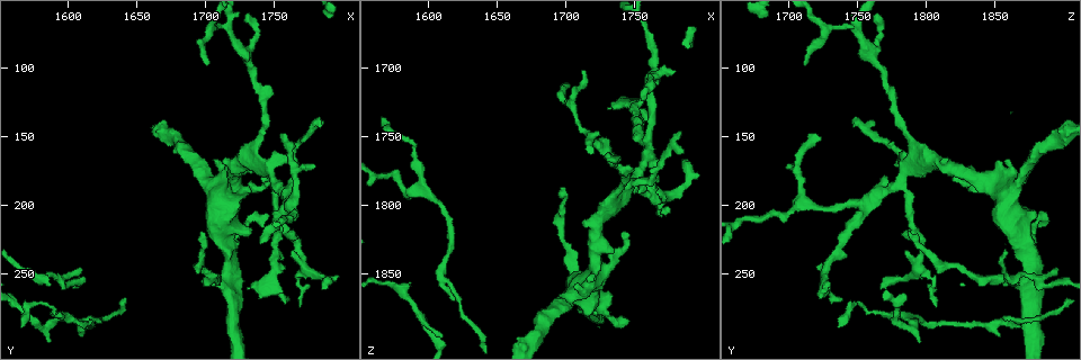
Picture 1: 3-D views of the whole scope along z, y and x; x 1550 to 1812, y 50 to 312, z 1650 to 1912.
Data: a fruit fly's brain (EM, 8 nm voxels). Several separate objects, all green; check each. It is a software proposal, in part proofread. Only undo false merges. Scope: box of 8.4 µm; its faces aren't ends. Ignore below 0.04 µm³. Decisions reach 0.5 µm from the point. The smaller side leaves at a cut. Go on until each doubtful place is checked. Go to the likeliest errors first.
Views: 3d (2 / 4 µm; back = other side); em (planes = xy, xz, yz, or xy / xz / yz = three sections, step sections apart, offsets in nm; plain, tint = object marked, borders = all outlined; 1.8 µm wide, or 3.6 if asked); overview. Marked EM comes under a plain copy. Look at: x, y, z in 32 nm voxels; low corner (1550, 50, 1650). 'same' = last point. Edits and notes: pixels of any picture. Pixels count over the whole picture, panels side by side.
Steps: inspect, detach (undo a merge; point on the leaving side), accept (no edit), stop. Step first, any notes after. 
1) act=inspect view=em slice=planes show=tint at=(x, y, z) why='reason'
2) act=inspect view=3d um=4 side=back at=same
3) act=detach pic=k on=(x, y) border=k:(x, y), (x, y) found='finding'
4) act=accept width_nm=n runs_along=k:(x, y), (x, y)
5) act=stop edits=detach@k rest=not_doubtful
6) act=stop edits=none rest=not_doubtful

act=inspect view=3d um=2 at=(1748, 184, 1778) why='four-way junction'

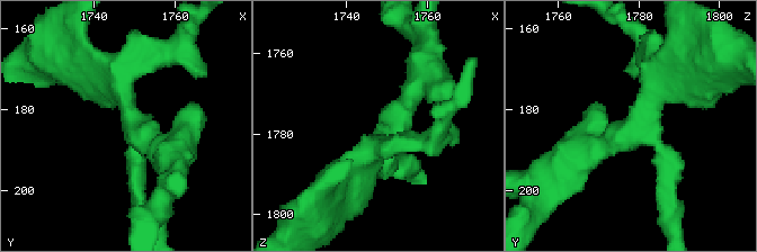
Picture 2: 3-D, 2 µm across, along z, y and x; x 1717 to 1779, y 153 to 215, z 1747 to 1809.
act=inspect view=em slice=planes show=tint at=(1750, 184, 1780) arms=4

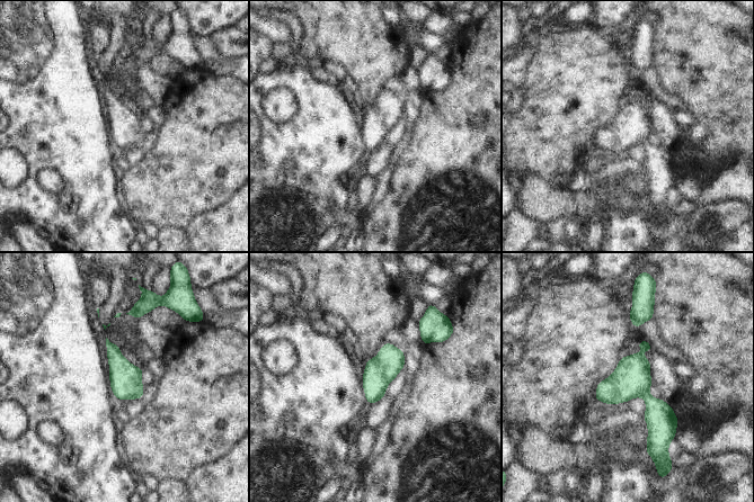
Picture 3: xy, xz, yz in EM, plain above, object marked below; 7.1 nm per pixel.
act=accept runs_along=3:(644, 343), (652, 441) found='one cell here'

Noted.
act=inspect view=3d um=4 side=back at=(1758, 200, 1756) why='branch point'

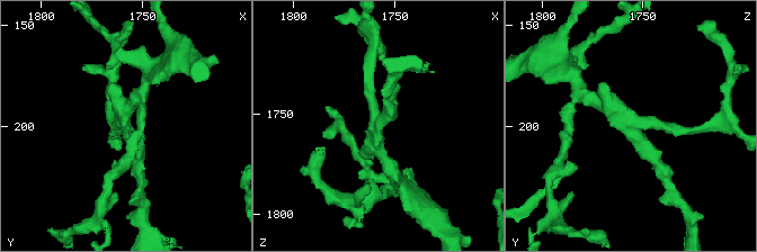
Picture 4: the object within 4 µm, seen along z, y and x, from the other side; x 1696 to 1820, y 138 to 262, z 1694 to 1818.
act=inspect view=em slice=xz step=8 show=tint at=(1760, 200, 1754) arms=3 arm_widths_nm=190,220,220 why='shape alone is not enough'

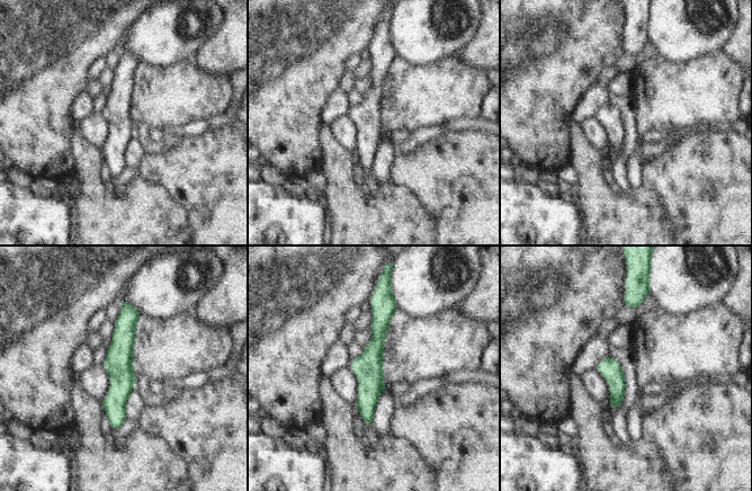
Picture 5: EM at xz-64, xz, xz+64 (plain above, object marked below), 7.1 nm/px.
act=accept runs_along=5:(126, 305), (114, 426) found='one cell here'

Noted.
act=inspect view=em slice=planes show=tint at=(1582, 290, 1786)

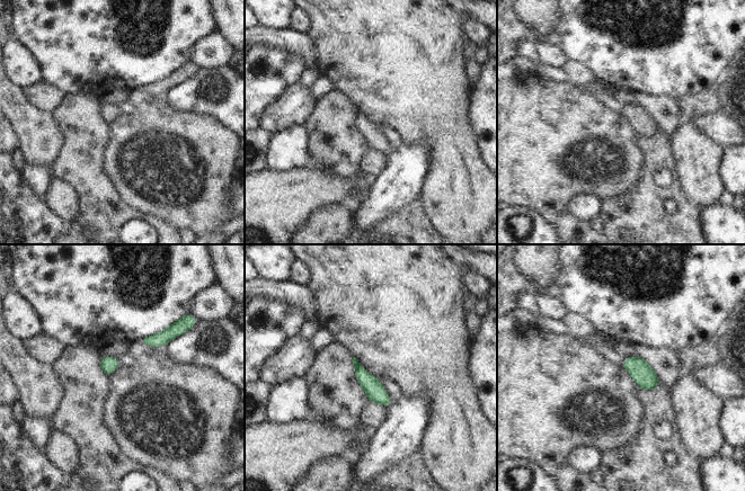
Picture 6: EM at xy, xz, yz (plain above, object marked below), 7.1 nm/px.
act=accept runs_along=6:(356, 364), (363, 377), (387, 402) found='continuous, no second cell'

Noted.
act=inspect view=em slice=xz step=8 show=tint at=(1704, 70, 1726) why='abrupt turn'

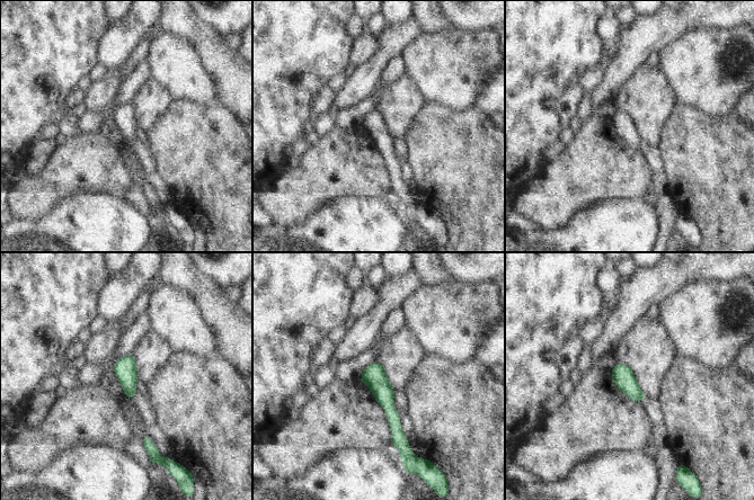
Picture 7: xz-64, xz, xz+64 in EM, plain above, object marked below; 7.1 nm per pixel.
act=accept runs_along=7:(375, 364), (375, 380), (402, 442) found='continuous, no second cell'

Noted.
act=stop edits=none rest=not_doubtful

